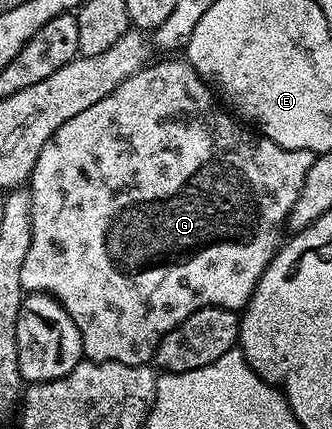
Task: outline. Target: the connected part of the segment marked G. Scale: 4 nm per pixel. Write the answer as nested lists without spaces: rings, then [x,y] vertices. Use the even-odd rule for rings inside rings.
[[[163,59],[167,60],[160,64],[148,63],[137,74],[125,78],[125,82],[121,82],[113,94],[105,94],[93,102],[93,106],[81,110],[81,114],[69,118],[65,126],[57,126],[53,138],[41,146],[37,166],[33,166],[29,181],[31,241],[29,254],[25,254],[25,266],[21,266],[21,286],[24,293],[43,292],[65,306],[69,318],[77,322],[84,357],[96,362],[150,365],[161,338],[169,334],[173,326],[185,322],[189,314],[202,308],[246,308],[265,266],[269,266],[281,247],[279,231],[284,231],[289,210],[293,210],[293,202],[297,202],[297,194],[301,194],[305,174],[309,174],[309,166],[313,166],[316,158],[316,153],[309,150],[277,146],[277,142],[240,123],[226,107],[221,106],[216,93],[186,59]]]

